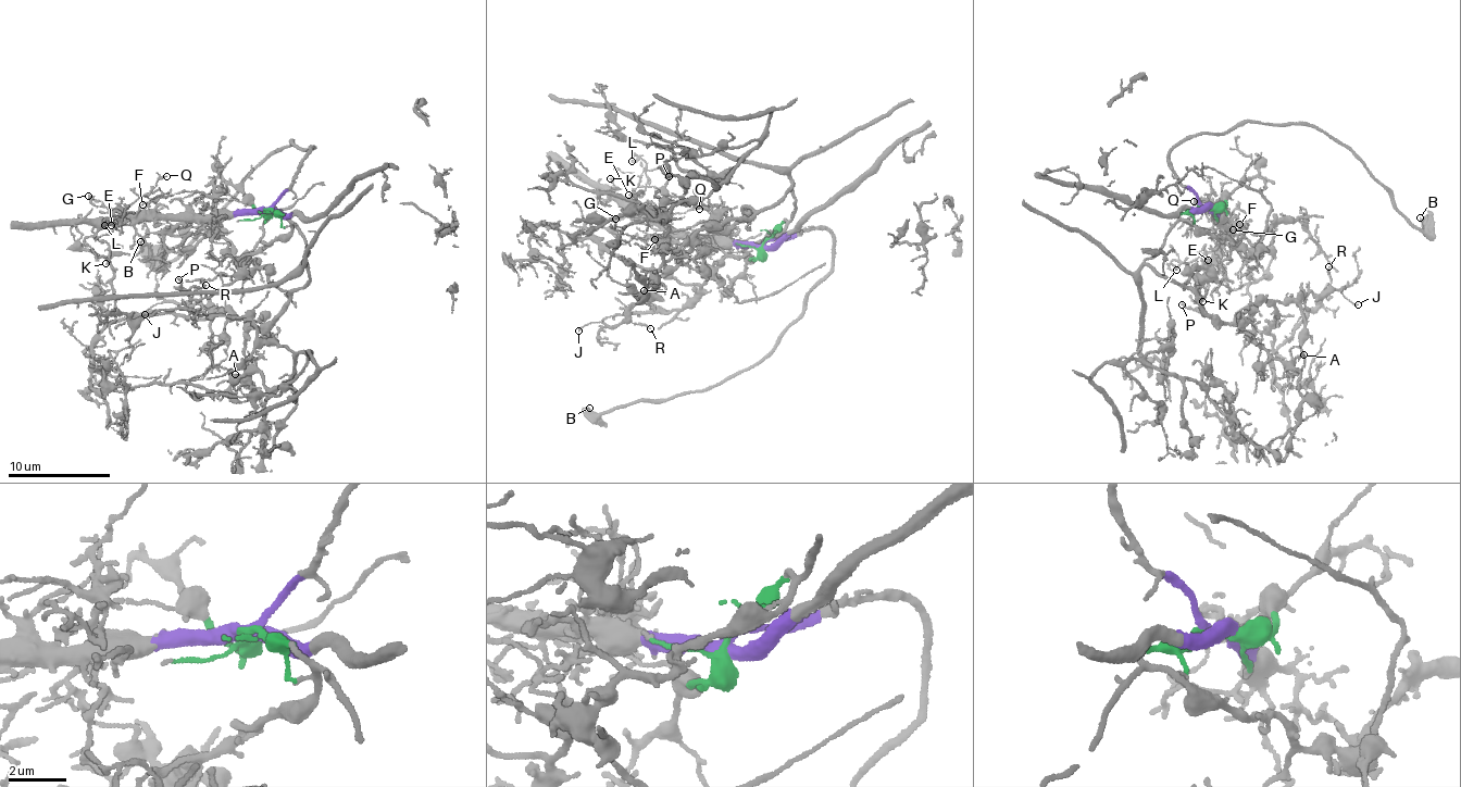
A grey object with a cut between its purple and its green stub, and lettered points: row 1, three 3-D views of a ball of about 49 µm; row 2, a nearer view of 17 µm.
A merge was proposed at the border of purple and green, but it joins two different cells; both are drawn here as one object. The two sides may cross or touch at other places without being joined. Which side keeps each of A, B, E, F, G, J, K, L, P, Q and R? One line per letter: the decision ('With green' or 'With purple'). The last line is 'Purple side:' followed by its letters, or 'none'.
A: With green
B: With purple
E: With purple
F: With purple
G: With purple
J: With green
K: With purple
L: With purple
P: With green
Q: With purple
R: With green
Purple side: B, E, F, G, K, L, Q

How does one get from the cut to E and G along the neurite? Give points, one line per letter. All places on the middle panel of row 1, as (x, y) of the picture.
E: (765, 242), (721, 248), (707, 239), (681, 239), (632, 199), (642, 191), (632, 198), (627, 194)
G: (765, 242), (721, 248), (707, 239), (688, 241), (641, 216), (626, 213), (615, 219)

